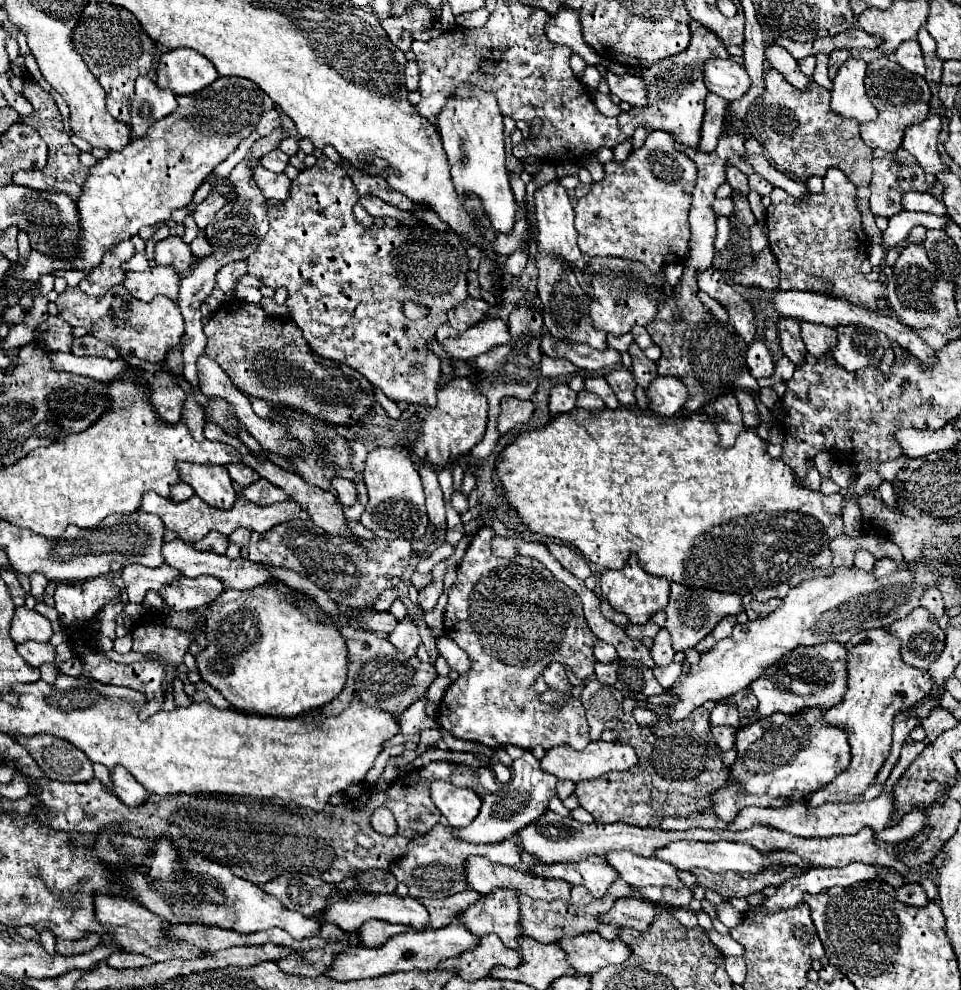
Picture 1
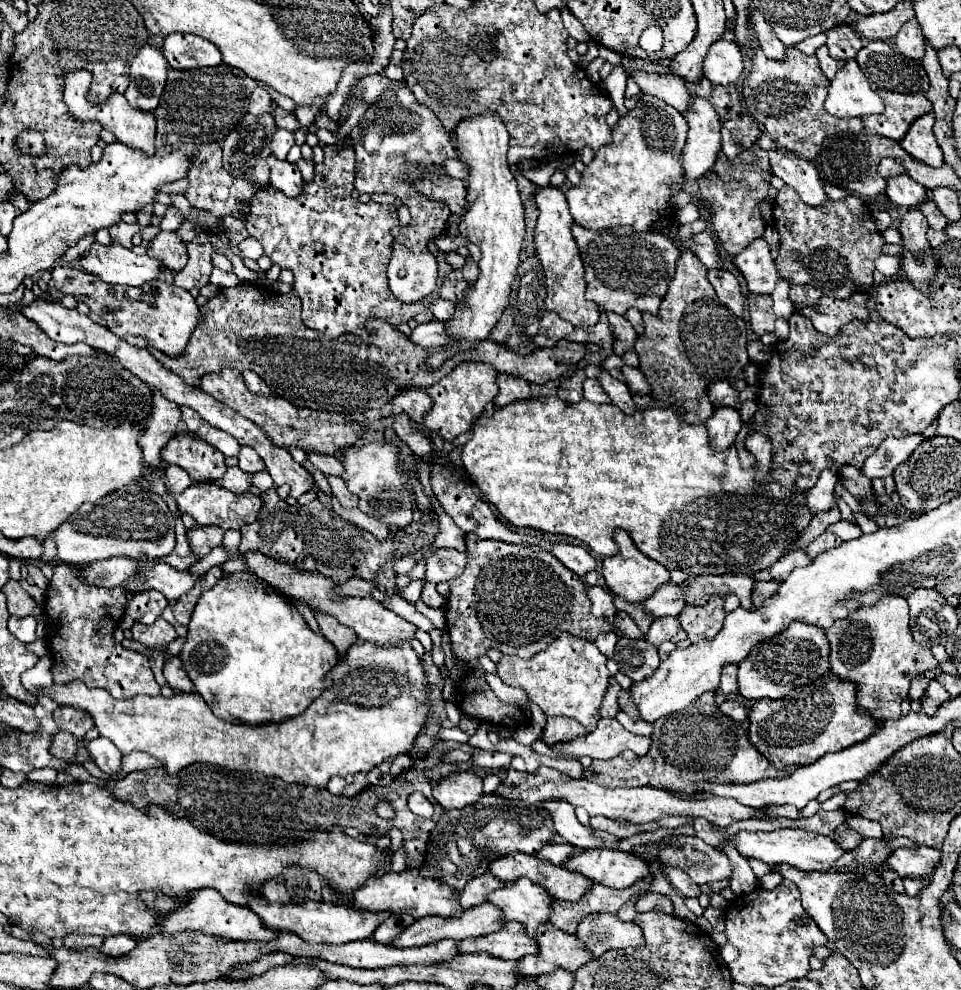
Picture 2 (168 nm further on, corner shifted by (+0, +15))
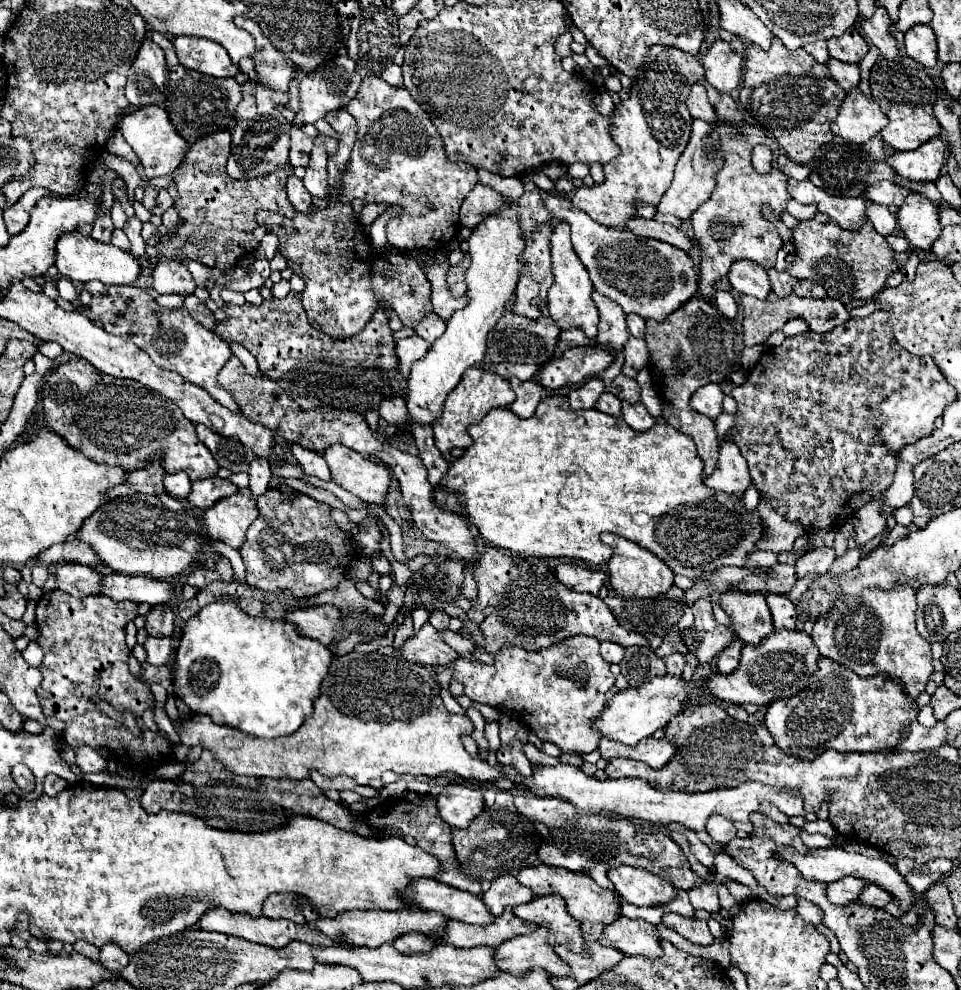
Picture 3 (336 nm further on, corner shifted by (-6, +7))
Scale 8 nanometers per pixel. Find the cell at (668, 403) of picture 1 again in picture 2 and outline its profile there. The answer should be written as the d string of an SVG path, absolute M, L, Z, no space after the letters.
M625 366L623 372L625 372L625 382L627 382L631 394L649 394L649 384L639 368Z

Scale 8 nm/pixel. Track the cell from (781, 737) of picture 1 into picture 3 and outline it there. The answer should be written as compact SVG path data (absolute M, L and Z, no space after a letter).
M821 658L819 670L811 678L811 684L803 690L799 690L793 698L787 700L775 700L767 712L765 712L765 728L771 732L775 744L789 756L797 756L803 760L815 760L825 750L837 750L837 752L883 752L891 750L899 744L899 734L903 724L915 720L919 714L919 708L913 700L907 700L903 696L903 688L895 684L893 680L883 680L881 676L875 678L859 678L855 672L847 672L841 664L835 664L833 660Z

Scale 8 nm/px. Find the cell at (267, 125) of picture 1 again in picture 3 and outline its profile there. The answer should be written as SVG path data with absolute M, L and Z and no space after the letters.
M243 84L243 100L235 112L237 120L253 120L257 116L257 102L253 94L245 94L245 84Z

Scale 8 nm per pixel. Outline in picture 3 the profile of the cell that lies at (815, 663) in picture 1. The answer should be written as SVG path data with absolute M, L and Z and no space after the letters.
M773 630L757 646L745 644L741 650L741 664L731 676L711 676L703 686L709 694L731 704L755 704L769 706L773 700L783 700L795 696L807 686L807 680L819 668L819 648L803 630Z

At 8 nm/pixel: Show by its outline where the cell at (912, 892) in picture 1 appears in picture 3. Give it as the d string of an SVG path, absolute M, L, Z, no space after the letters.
M869 884L867 888L863 888L859 900L865 904L871 904L871 906L879 906L879 904L887 906L893 900L893 896L885 888L881 888L879 884Z

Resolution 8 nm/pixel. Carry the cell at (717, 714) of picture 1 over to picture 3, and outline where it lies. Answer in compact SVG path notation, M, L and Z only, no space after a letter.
M733 640L721 654L719 654L719 658L717 658L717 666L719 666L719 672L721 674L733 674L735 670L737 670L737 666L739 666L739 652L741 652L741 648L743 648L745 644L741 642L741 640Z

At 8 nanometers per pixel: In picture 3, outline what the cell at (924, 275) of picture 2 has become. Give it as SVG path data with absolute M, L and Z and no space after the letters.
M917 192L907 196L905 204L897 212L897 220L911 248L923 254L931 252L933 242L941 236L943 230L939 224L937 208L923 194Z

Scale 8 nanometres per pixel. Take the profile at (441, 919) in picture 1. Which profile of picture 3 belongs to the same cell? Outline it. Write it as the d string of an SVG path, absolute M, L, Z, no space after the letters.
M511 874L499 876L491 882L491 888L481 894L481 900L493 916L499 916L507 906L525 904L533 898L531 888L519 884Z

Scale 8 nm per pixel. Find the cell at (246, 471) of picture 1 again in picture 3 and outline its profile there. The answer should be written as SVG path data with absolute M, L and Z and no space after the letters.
M255 458L251 464L249 464L249 490L253 492L253 496L261 496L261 492L267 492L269 488L269 480L271 480L271 464L263 458Z

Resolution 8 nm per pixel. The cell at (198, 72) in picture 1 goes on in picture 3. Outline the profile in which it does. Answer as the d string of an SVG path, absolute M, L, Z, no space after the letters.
M179 36L175 38L173 46L177 50L179 64L189 70L209 74L215 78L235 76L239 72L239 68L233 66L227 50L223 50L217 42L211 42L207 38Z

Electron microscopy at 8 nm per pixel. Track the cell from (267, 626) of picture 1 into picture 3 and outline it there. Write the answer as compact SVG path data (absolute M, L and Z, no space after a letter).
M217 600L185 624L175 652L175 694L191 712L209 714L215 724L239 728L247 736L289 736L311 718L331 660L329 648L301 636L293 624L249 616L233 600Z

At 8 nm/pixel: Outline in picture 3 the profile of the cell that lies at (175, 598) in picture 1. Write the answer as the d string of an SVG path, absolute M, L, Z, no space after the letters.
M117 572L103 578L103 592L113 600L129 600L135 604L147 602L151 606L165 604L173 600L175 588L165 580L155 580L149 576L119 576Z

